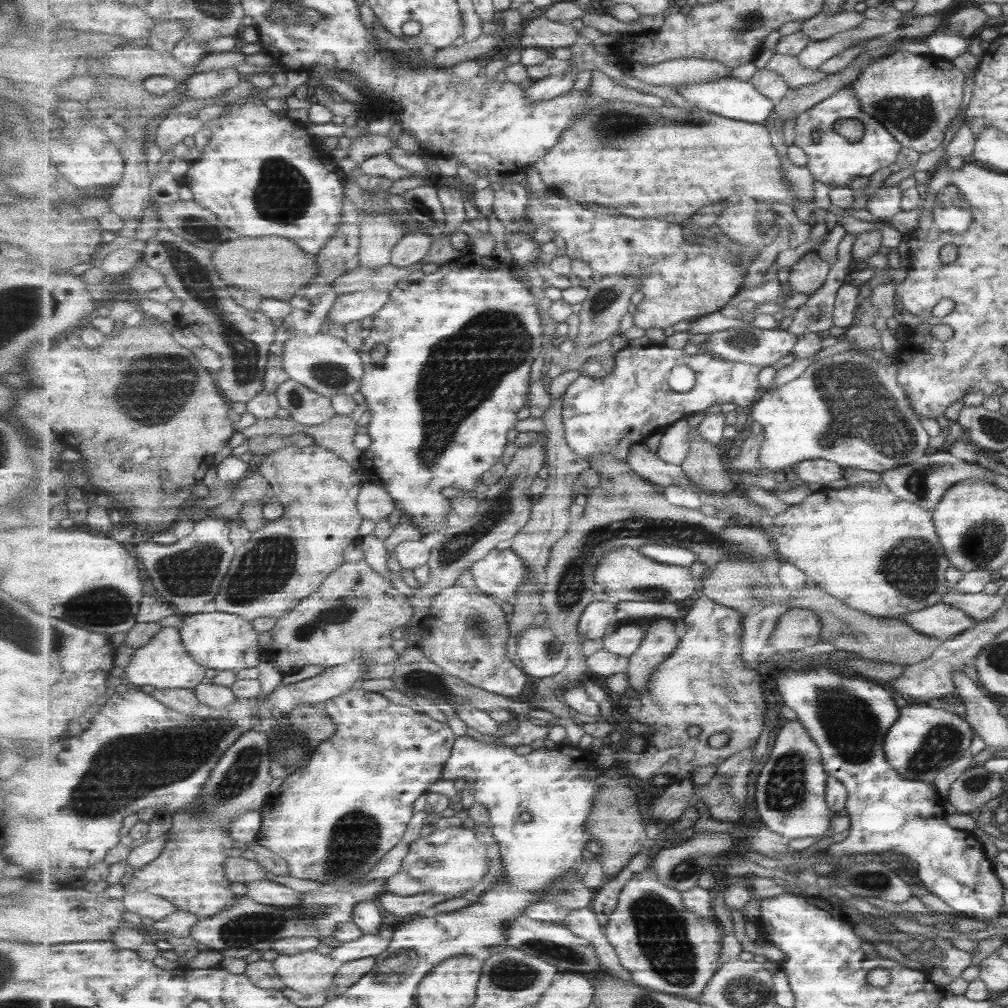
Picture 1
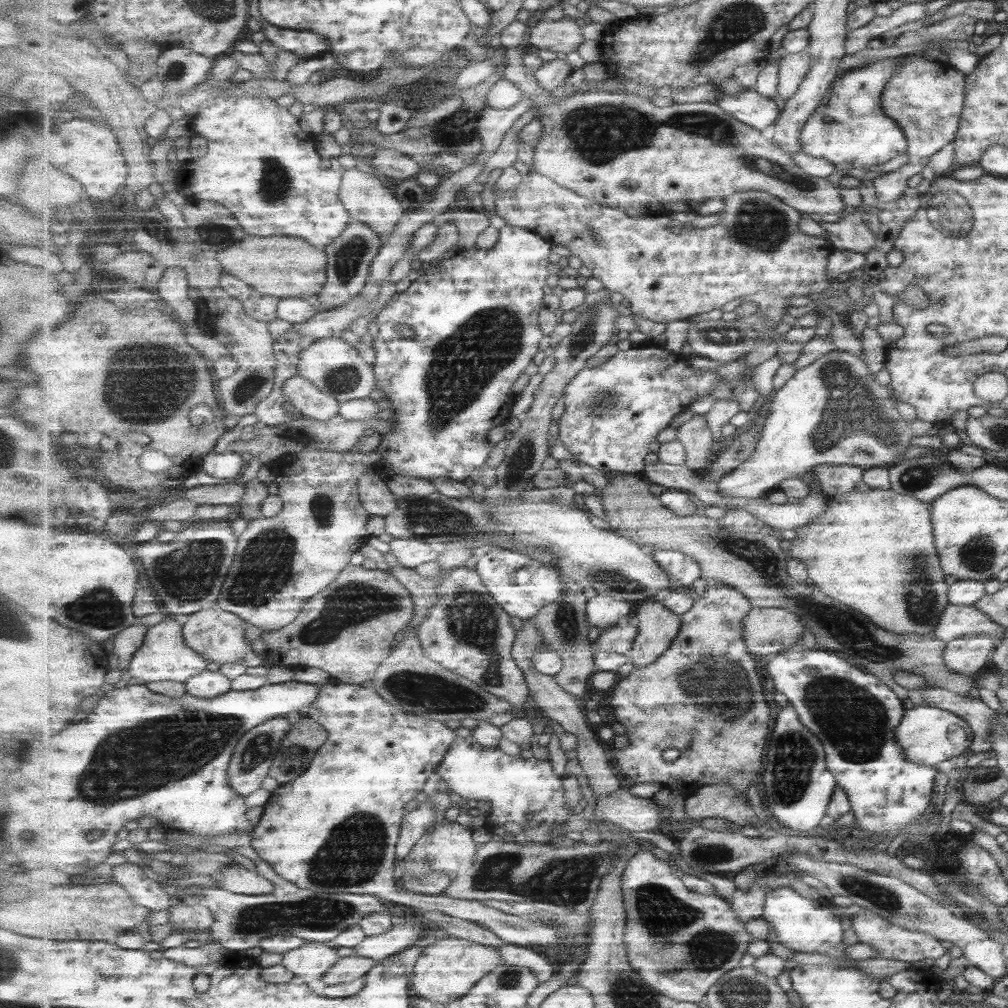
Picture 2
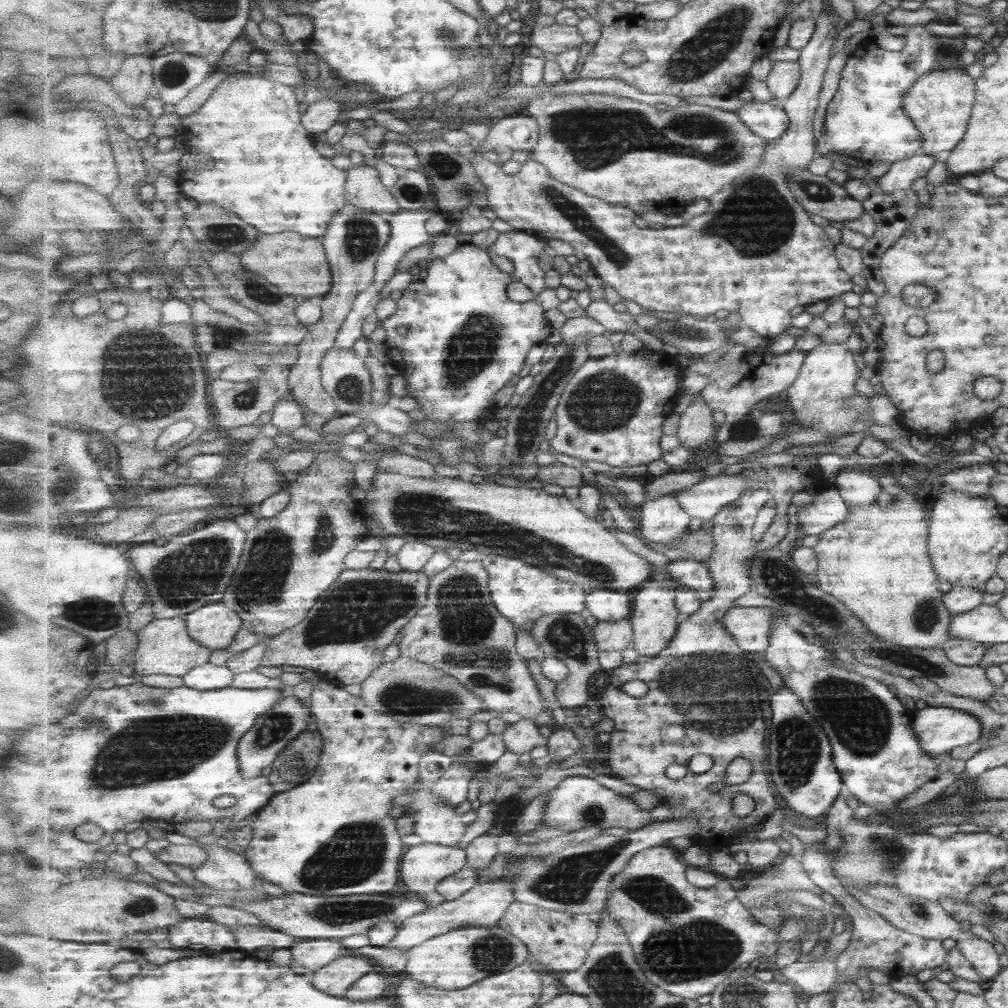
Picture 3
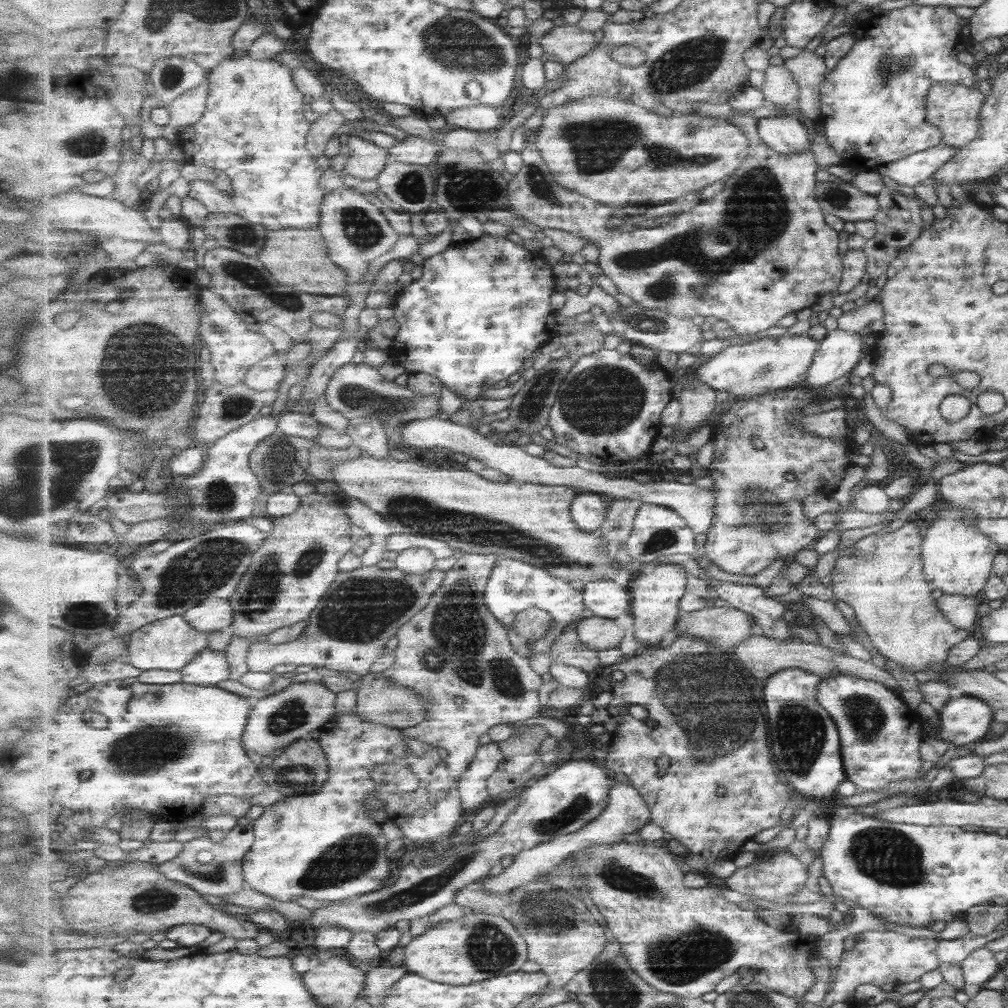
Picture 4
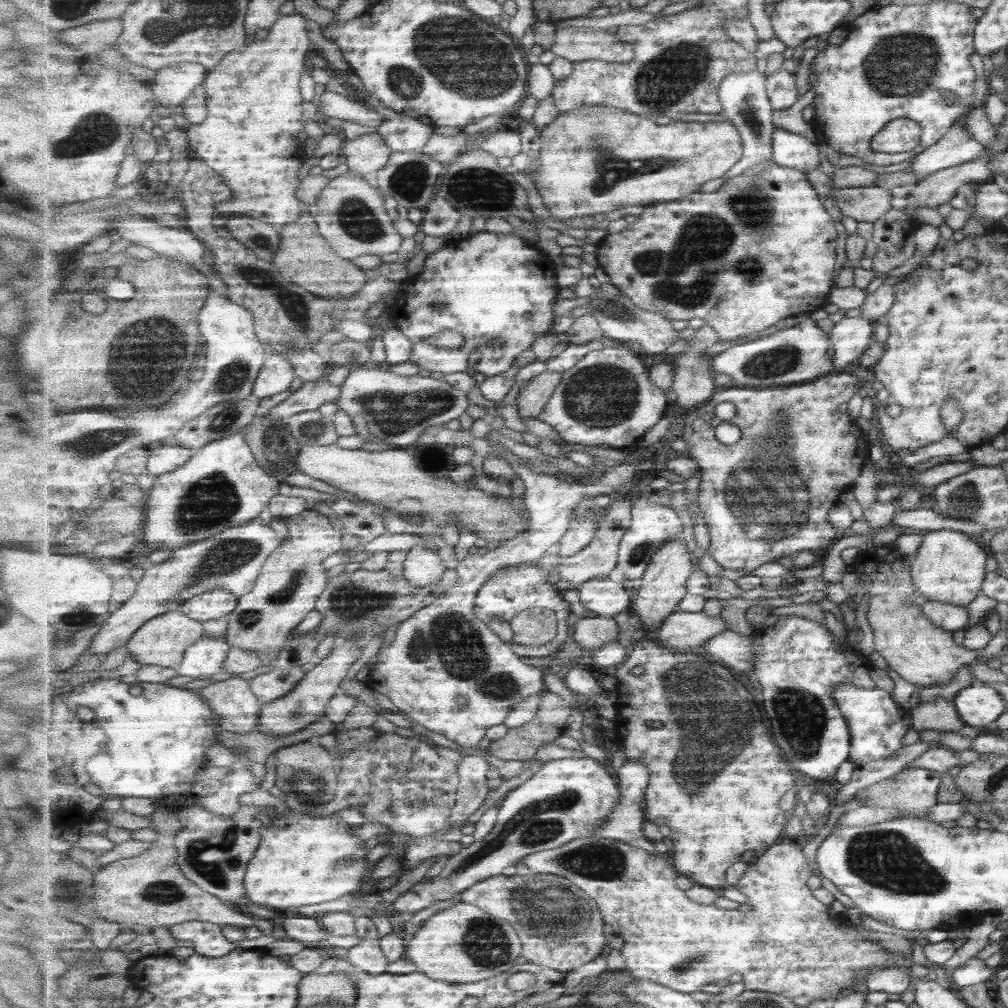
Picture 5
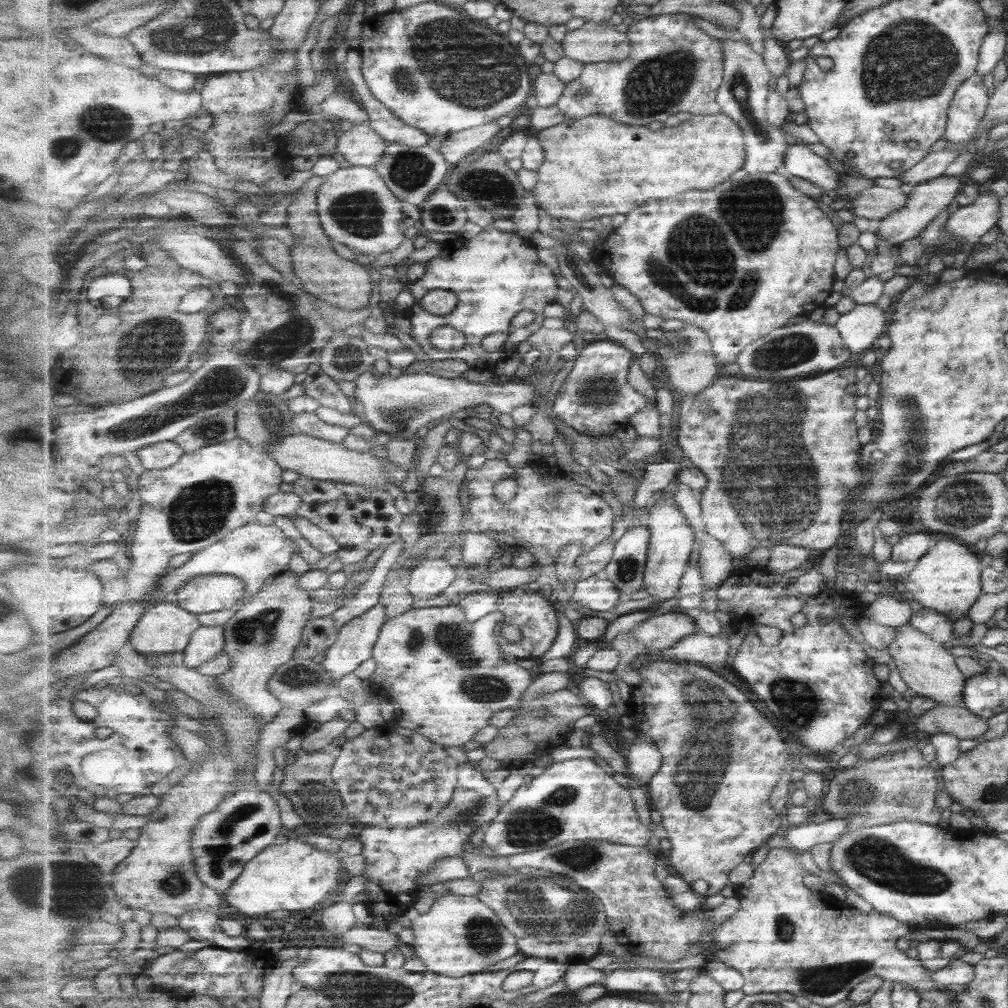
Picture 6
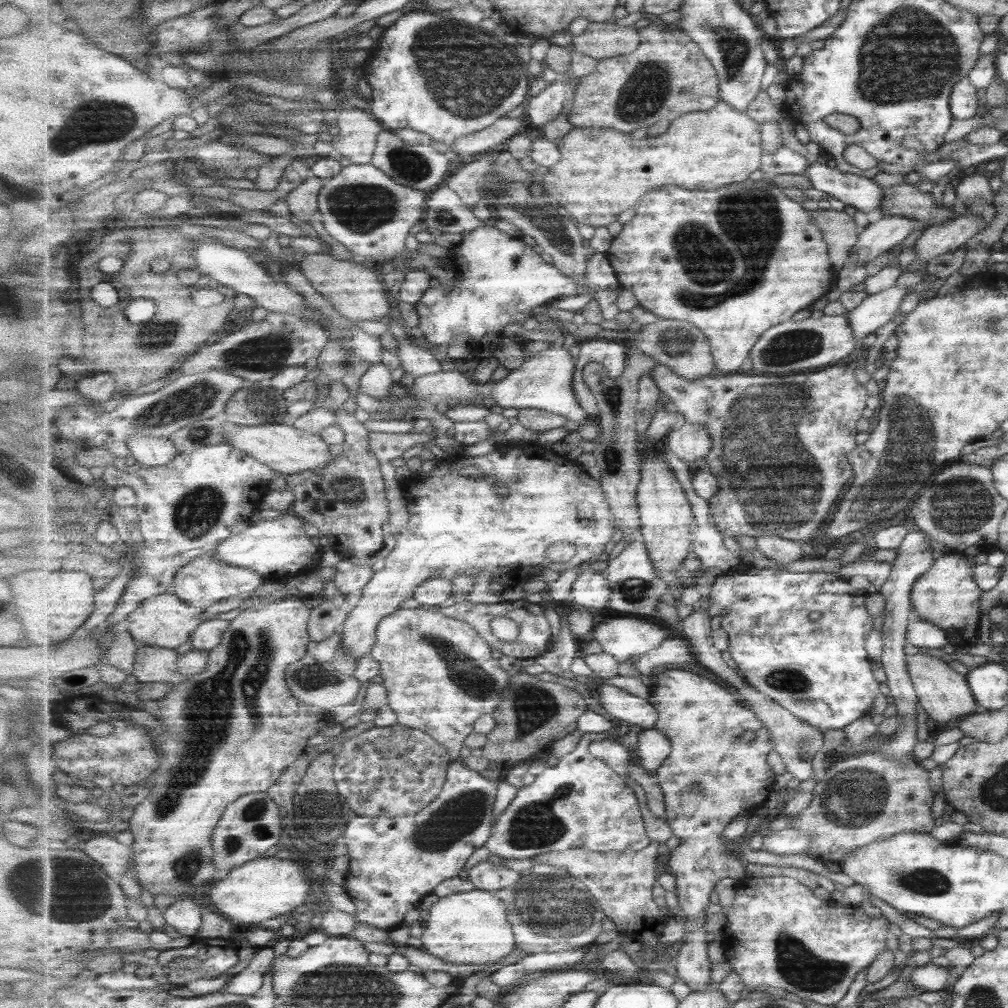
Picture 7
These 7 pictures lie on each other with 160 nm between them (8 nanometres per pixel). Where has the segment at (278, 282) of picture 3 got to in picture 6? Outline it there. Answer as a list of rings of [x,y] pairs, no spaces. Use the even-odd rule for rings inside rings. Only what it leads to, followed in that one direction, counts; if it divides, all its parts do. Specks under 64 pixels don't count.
[[[313,175],[298,189],[291,206],[288,208],[287,228],[295,235],[297,242],[291,246],[293,264],[297,272],[298,284],[307,292],[319,297],[321,300],[338,306],[343,310],[363,310],[371,306],[371,274],[367,266],[341,258],[331,248],[331,238],[323,232],[322,222],[318,211],[318,194],[324,177]]]

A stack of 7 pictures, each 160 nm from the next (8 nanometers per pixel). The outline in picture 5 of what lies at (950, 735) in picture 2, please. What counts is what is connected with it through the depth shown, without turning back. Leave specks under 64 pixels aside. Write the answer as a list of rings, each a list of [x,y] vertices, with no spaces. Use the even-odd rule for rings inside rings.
[[[971,683],[955,693],[955,712],[963,726],[990,728],[994,720],[1006,711],[1002,696],[989,684]]]

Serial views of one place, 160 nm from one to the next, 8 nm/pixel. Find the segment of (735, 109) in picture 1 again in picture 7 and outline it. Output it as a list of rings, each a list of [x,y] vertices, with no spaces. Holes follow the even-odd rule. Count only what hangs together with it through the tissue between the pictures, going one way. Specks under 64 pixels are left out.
[[[817,160],[810,164],[807,178],[813,188],[853,206],[858,213],[881,213],[884,209],[884,188],[871,177],[841,172],[837,167],[829,168],[824,160]]]

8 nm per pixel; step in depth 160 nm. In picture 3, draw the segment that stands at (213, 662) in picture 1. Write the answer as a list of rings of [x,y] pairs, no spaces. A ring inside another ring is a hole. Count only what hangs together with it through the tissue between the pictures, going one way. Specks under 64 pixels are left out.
[[[221,602],[194,610],[185,619],[190,635],[211,650],[227,650],[242,627],[242,616]]]

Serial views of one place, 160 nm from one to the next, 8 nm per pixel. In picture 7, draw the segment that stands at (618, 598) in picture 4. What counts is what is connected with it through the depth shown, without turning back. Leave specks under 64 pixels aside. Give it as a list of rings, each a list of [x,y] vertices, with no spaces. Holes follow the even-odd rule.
[[[587,569],[574,582],[568,603],[587,610],[607,610],[611,594],[611,584],[604,572]]]

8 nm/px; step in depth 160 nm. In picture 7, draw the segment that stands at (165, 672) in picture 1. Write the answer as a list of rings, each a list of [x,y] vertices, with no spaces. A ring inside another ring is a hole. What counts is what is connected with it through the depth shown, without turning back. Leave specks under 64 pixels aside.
[[[169,592],[145,600],[128,616],[127,630],[139,645],[151,645],[175,649],[190,640],[197,627],[203,622],[203,608],[186,604],[179,596]]]

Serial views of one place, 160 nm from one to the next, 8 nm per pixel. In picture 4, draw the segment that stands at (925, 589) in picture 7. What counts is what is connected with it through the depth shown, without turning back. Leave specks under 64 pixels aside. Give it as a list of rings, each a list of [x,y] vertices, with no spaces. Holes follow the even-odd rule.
[[[950,508],[943,510],[941,516],[933,514],[928,523],[931,528],[927,530],[927,536],[923,540],[923,570],[931,587],[941,591],[943,595],[974,598],[985,586],[993,557],[1000,552],[994,541],[975,529],[975,518],[977,517],[967,511]]]

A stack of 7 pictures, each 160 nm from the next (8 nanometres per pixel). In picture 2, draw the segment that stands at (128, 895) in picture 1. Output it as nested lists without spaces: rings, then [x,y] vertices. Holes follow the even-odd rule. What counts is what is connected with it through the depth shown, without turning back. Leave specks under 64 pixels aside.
[[[125,861],[114,866],[113,882],[123,885],[131,898],[152,911],[161,912],[171,908],[171,889],[165,888],[160,882],[151,880],[140,864]]]

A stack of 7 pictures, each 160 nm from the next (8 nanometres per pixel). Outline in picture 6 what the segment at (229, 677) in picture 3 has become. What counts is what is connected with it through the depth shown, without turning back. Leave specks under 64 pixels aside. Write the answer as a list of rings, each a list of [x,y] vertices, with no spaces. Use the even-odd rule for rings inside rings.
[[[201,625],[192,634],[191,640],[183,652],[184,664],[195,669],[201,663],[220,655],[224,652],[225,641],[224,625]]]

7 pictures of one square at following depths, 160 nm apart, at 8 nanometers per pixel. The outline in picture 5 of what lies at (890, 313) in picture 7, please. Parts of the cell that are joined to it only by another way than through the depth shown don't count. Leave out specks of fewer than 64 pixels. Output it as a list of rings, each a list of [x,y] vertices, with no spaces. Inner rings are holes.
[[[861,315],[845,317],[830,330],[832,348],[835,349],[834,372],[843,372],[845,366],[863,356],[873,341],[873,330],[875,321]]]

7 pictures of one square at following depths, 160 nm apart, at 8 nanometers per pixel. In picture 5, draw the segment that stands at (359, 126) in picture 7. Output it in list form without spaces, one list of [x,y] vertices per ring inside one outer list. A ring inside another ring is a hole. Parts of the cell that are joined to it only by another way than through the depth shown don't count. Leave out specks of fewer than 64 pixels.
[[[375,131],[347,140],[340,153],[346,155],[349,170],[373,177],[387,164],[392,150],[387,141]]]

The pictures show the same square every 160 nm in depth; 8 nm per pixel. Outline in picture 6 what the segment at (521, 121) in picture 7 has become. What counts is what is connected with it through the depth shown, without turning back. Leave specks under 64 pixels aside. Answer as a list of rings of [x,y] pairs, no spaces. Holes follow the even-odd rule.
[[[496,123],[483,124],[475,128],[452,133],[445,138],[441,152],[450,164],[461,162],[465,156],[473,154],[479,148],[489,148],[491,140],[499,134],[501,126]]]

